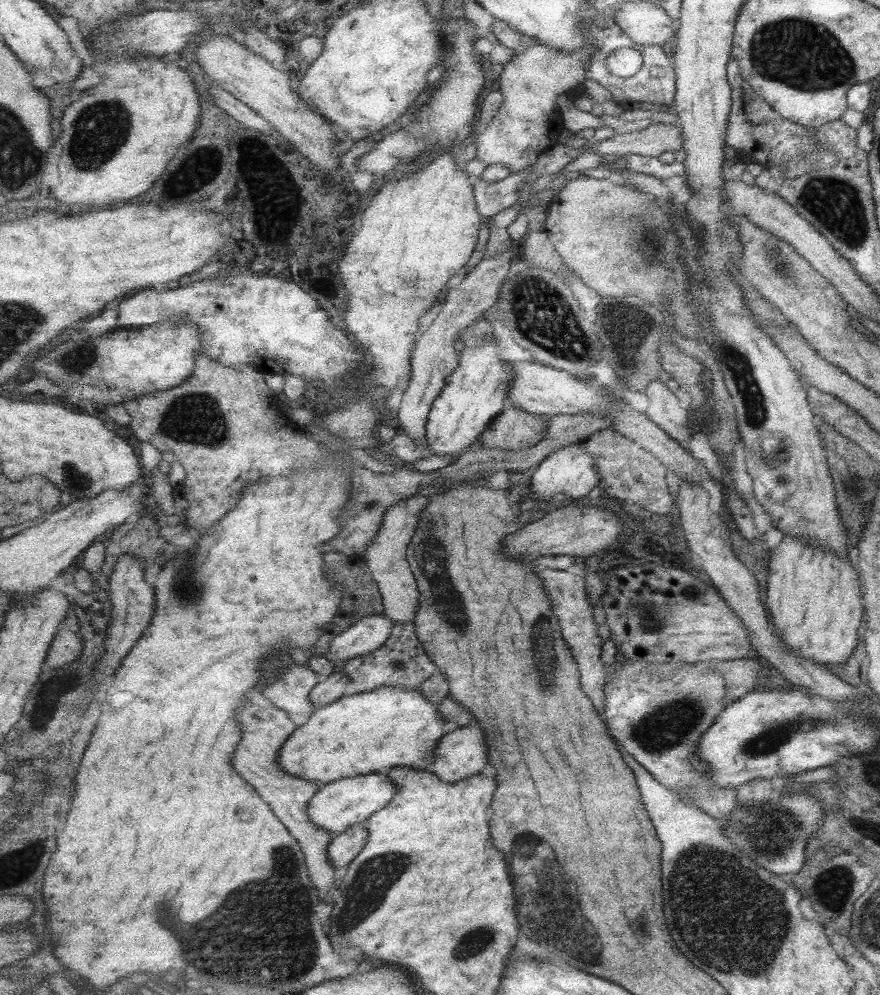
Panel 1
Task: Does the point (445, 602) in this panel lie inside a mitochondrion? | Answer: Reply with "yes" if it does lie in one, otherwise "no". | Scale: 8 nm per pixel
yes

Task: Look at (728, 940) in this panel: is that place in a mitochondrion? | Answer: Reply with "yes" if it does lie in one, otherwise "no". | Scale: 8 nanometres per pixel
yes

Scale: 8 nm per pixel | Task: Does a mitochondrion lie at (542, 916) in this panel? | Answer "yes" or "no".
yes

